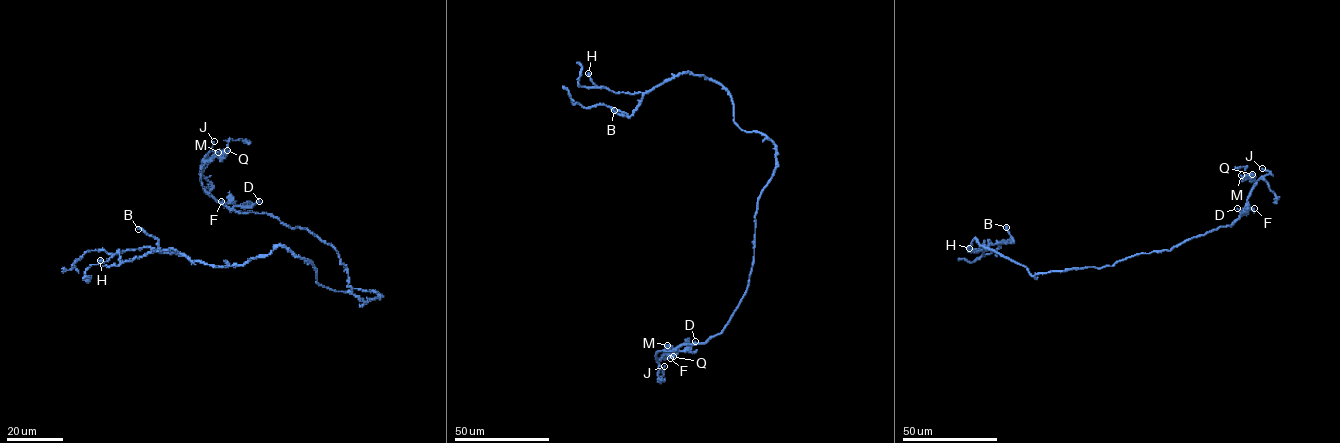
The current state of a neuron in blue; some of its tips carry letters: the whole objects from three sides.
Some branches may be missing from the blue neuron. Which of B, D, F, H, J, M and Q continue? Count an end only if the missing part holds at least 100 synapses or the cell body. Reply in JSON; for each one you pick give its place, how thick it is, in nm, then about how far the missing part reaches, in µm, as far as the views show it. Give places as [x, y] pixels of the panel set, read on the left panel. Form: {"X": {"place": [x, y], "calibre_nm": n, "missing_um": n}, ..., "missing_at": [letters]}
{"J": {"place": [214, 141], "calibre_nm": 240, "missing_um": 40}, "missing_at": ["J"]}

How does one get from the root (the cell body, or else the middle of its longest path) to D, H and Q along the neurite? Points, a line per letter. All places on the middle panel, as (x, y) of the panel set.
D: (775, 168), (757, 201), (746, 293), (719, 333), (678, 349), (687, 351), (695, 341)
H: (775, 168), (776, 146), (737, 125), (730, 94), (716, 81), (687, 72), (645, 92), (616, 93), (588, 73)
Q: (775, 168), (757, 201), (753, 264), (743, 297), (719, 333), (655, 354), (673, 356)

